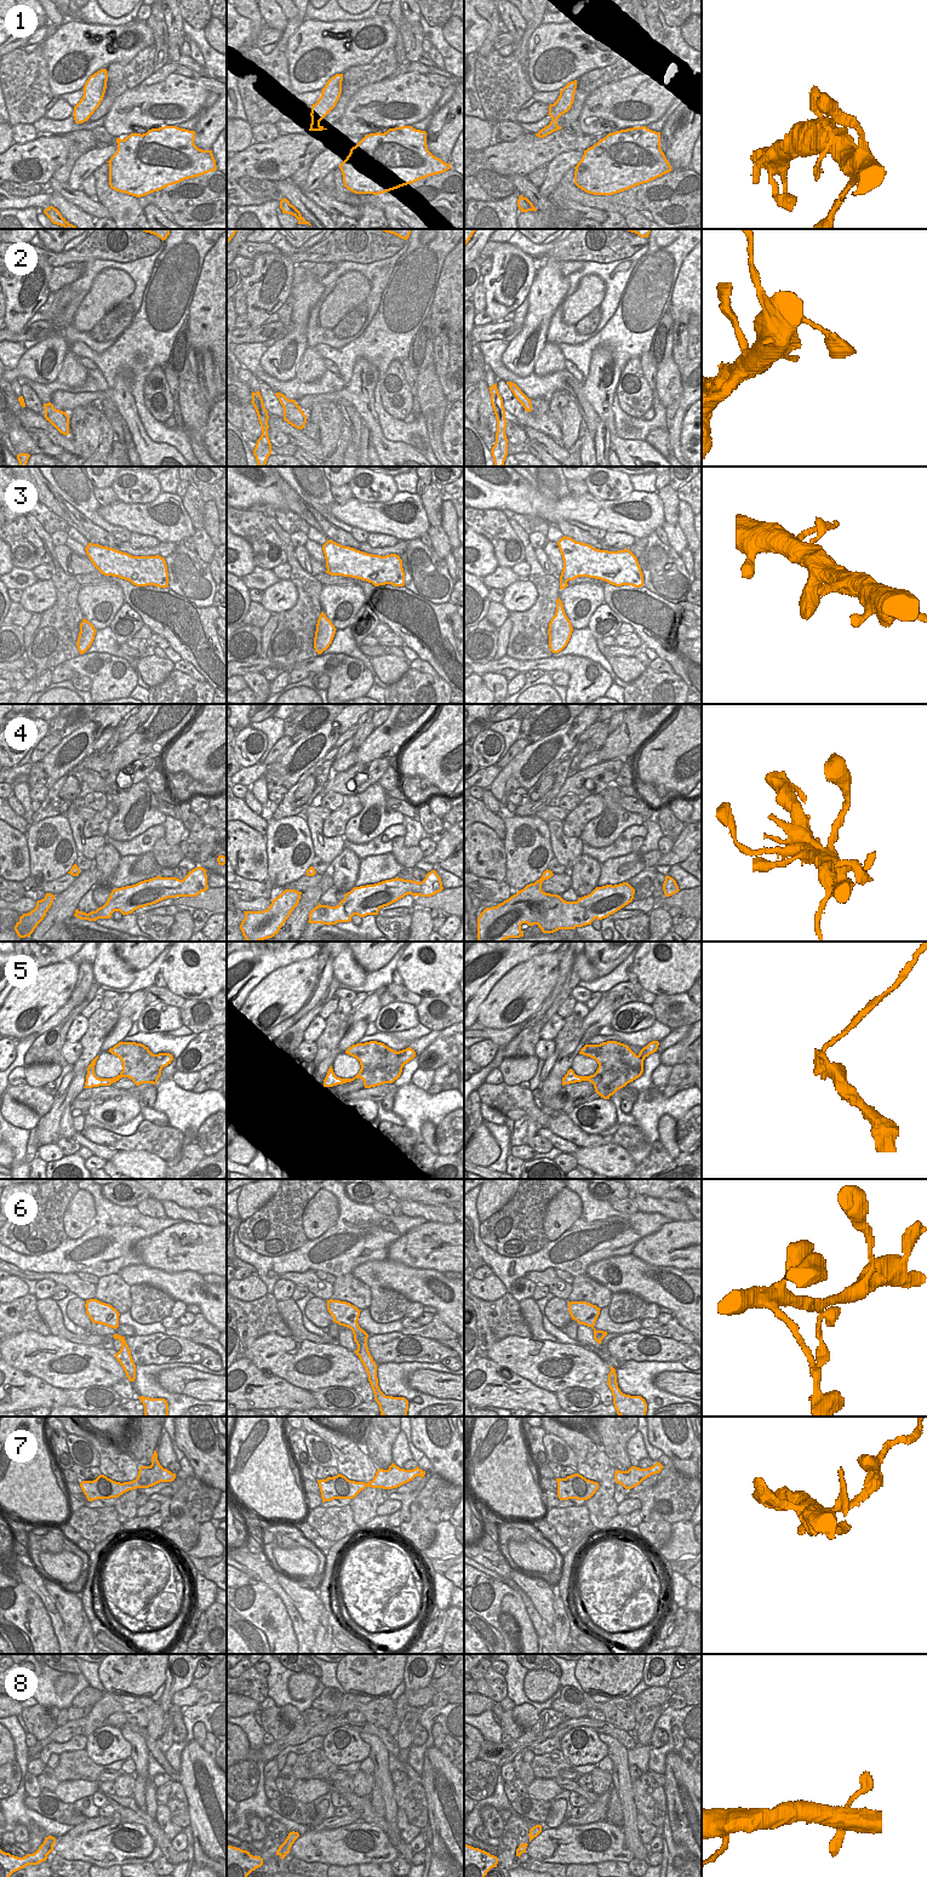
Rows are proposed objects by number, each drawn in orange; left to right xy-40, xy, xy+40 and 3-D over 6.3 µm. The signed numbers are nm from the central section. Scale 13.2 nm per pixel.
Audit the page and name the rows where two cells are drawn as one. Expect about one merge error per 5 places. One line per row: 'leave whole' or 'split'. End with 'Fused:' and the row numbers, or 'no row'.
1: leave whole
2: split
3: leave whole
4: leave whole
5: split
6: leave whole
7: split
8: leave whole
Fused: 2, 5, 7

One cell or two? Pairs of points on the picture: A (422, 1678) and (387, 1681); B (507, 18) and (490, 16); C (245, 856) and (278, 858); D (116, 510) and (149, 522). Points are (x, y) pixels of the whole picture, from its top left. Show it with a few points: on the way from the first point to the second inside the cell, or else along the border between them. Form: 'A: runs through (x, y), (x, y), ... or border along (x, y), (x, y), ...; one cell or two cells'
A: border along (405, 1666), (402, 1680); two cells
B: border along (497, 12), (502, 24); two cells
C: border along (264, 836), (268, 877); two cells
D: runs through (125, 515), (141, 519); one cell

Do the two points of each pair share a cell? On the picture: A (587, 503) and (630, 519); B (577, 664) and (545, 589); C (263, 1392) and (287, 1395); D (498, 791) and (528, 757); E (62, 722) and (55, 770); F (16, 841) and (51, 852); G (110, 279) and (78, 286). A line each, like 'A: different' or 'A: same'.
A: same
B: different
C: same
D: same
E: different
F: different
G: different

